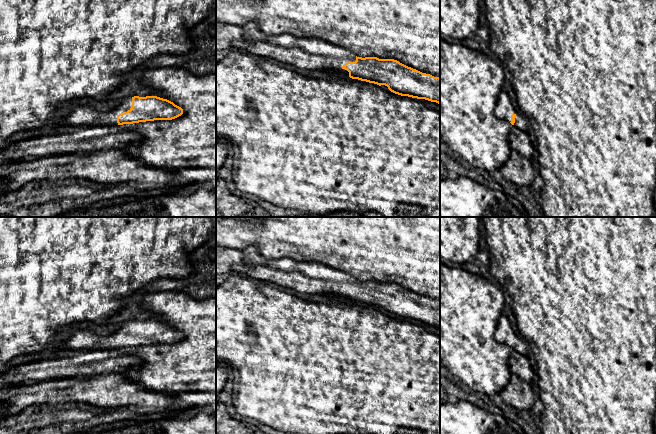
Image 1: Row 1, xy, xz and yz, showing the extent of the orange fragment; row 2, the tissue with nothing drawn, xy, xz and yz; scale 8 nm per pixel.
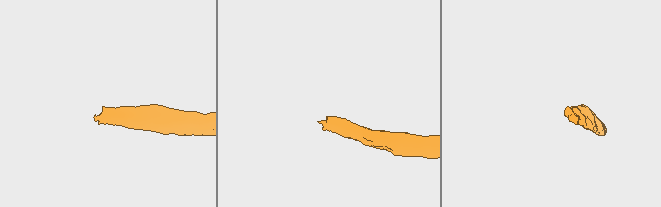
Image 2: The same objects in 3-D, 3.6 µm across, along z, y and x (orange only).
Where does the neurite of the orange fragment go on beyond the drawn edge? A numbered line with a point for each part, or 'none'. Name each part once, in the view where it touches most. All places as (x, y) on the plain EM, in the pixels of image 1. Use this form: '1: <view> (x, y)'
1: xy (86, 339)

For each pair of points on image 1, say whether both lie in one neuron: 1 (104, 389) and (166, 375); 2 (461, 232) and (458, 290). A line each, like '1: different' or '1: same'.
1: different
2: different

